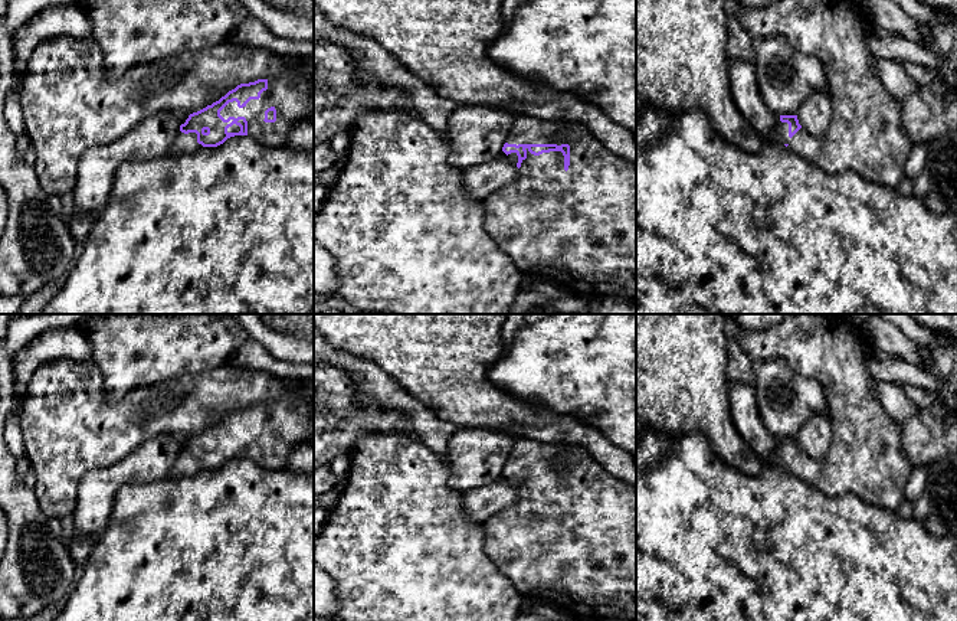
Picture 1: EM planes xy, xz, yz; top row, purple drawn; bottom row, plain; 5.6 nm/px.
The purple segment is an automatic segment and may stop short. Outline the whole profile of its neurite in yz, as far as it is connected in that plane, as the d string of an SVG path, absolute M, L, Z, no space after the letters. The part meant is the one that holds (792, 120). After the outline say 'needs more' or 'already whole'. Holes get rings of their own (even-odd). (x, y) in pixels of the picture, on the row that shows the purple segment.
M728 0L728 7L753 40L780 36L793 50L820 59L827 73L832 98L827 134L813 137L799 124L797 115L780 115L766 141L786 146L830 174L851 170L871 183L898 186L905 177L904 167L912 143L902 127L899 99L888 92L872 69L869 39L875 27L863 6L852 0L780 0L766 7L745 9L737 0Z; needs more

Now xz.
M518 115L502 147L501 157L507 157L518 167L517 179L482 200L485 229L498 248L509 256L512 264L528 278L544 278L564 285L570 292L584 297L612 297L636 301L636 163L627 161L607 150L586 127L586 124L558 120L545 121L528 115Z; needs more

